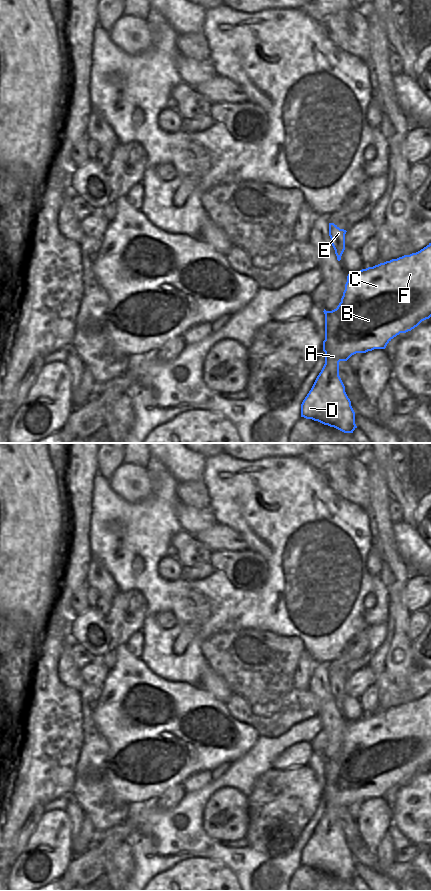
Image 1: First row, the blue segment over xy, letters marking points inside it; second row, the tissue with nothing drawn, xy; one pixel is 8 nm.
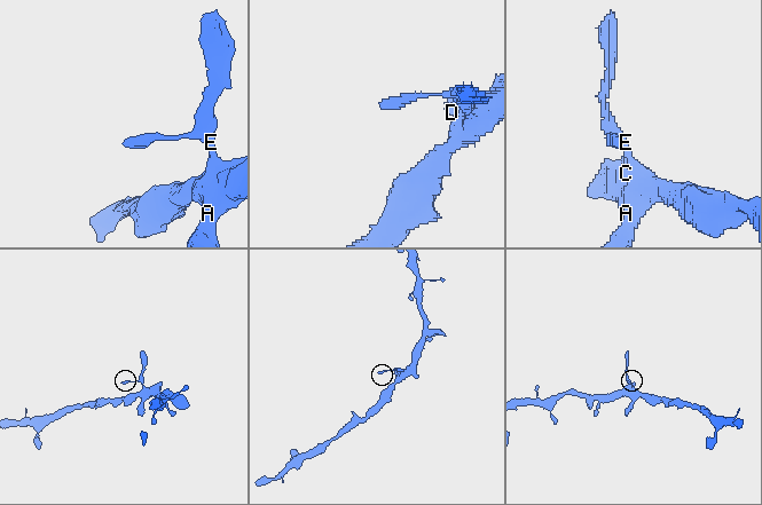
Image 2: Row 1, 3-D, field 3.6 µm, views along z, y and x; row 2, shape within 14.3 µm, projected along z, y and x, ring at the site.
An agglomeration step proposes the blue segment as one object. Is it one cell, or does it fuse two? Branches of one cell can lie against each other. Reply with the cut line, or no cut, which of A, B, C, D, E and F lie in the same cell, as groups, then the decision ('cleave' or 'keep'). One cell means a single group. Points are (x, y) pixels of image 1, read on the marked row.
no cut | A B C D E F | keep

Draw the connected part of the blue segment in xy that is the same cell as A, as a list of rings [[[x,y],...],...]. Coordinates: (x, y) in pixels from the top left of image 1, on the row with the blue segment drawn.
[[[429,243],[426,247],[424,247],[416,253],[404,255],[397,259],[392,259],[390,261],[380,263],[373,267],[362,269],[356,273],[349,273],[347,276],[347,282],[345,284],[345,290],[343,292],[343,296],[341,298],[341,302],[339,303],[339,305],[336,309],[332,311],[326,311],[324,309],[323,312],[325,314],[325,340],[323,341],[323,351],[325,352],[325,364],[321,372],[317,376],[311,390],[309,391],[309,393],[307,394],[307,396],[301,404],[301,417],[318,421],[324,425],[334,427],[344,433],[353,433],[353,431],[357,428],[355,424],[355,412],[351,406],[351,401],[345,392],[345,386],[339,376],[339,362],[347,361],[352,355],[356,353],[366,353],[374,349],[385,349],[387,344],[394,337],[396,337],[400,333],[406,333],[408,331],[411,331],[412,329],[417,327],[422,321],[429,319],[431,317],[431,243]]]

